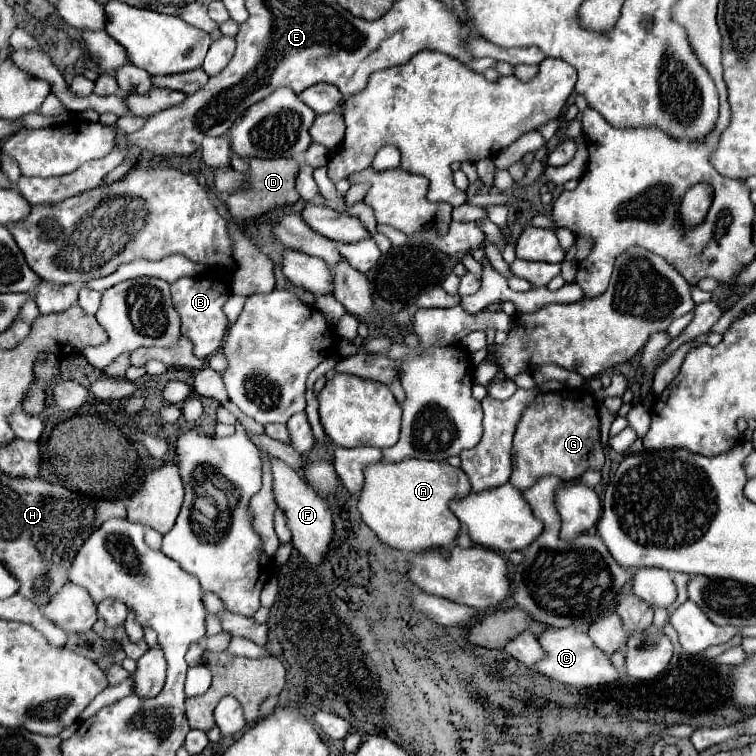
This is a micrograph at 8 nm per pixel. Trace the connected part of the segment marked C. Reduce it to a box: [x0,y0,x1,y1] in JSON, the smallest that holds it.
[532,628,618,688]

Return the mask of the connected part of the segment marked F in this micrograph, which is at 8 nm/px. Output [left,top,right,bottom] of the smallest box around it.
[268,454,334,564]

